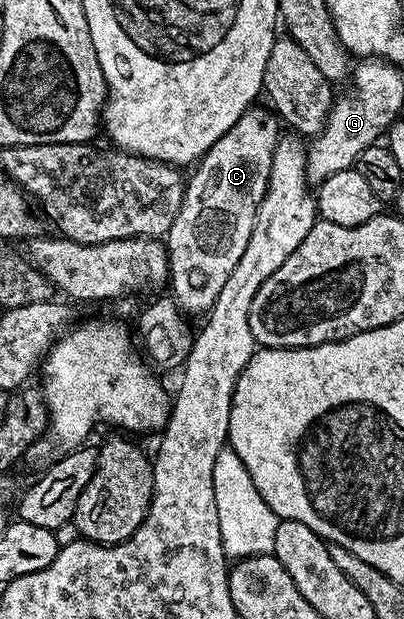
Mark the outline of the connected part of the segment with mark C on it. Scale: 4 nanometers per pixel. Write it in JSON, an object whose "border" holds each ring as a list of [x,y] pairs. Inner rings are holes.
{"border":[[[254,105],[245,111],[235,125],[211,149],[201,156],[192,168],[193,176],[188,176],[183,193],[183,201],[175,221],[167,236],[169,252],[168,286],[173,286],[171,298],[186,316],[204,316],[213,307],[215,297],[219,297],[219,289],[227,282],[227,277],[235,265],[239,265],[239,257],[243,257],[243,249],[247,249],[247,241],[251,241],[251,229],[255,225],[255,217],[263,197],[267,193],[267,185],[271,177],[271,161],[275,157],[277,140],[283,134],[282,124],[276,114],[264,106]]]}

